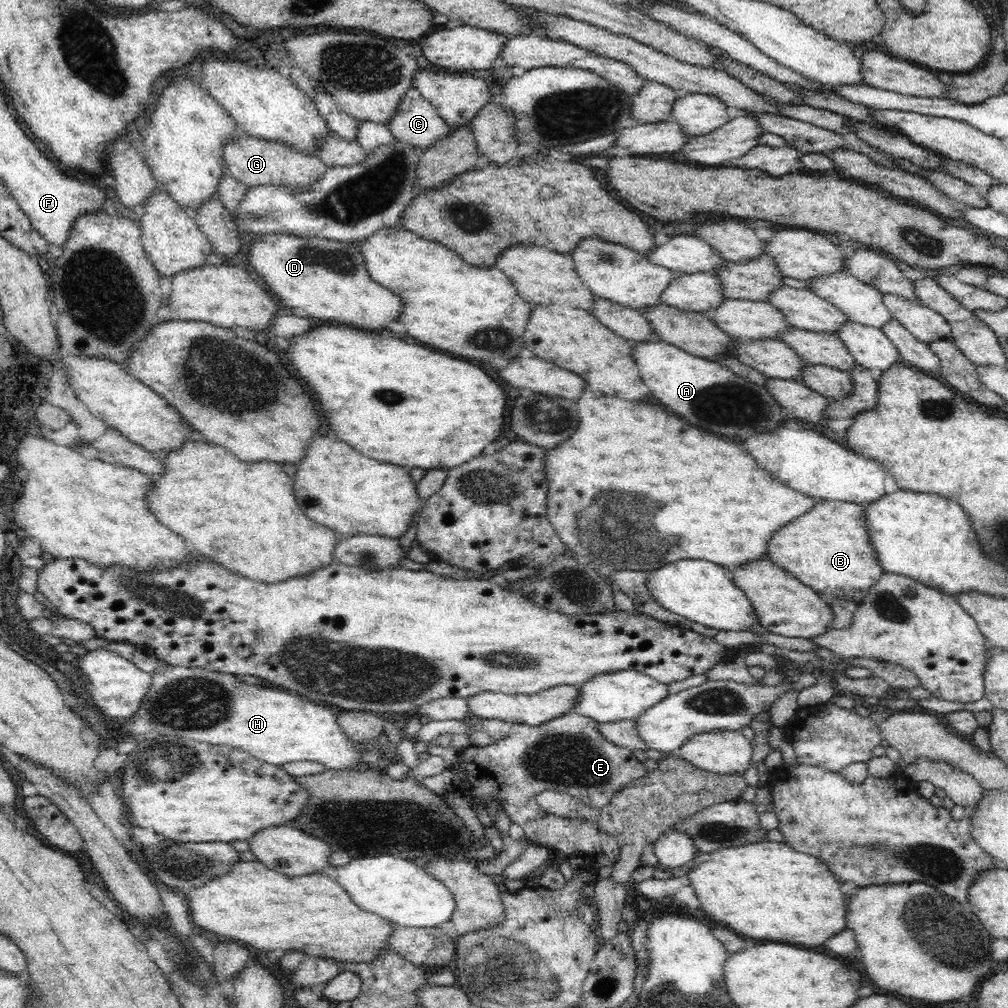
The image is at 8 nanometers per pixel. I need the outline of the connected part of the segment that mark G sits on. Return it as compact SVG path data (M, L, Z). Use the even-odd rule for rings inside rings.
M243 130L223 144L223 157L224 175L230 175L249 187L277 184L288 185L292 189L305 187L316 182L327 167L316 155L306 155L288 143L250 136Z

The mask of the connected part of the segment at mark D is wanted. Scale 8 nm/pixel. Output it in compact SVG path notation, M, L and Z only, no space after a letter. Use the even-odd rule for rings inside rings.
M278 234L272 243L256 241L248 250L248 262L272 294L276 294L288 308L310 310L312 318L380 330L388 320L400 316L400 298L370 280L358 241L352 246L347 242Z

